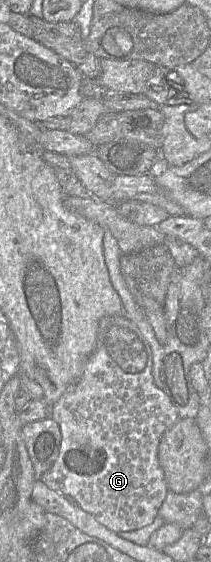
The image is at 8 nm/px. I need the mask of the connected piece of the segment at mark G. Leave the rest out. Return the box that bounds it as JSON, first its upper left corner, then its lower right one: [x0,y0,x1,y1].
[38,315,180,533]

